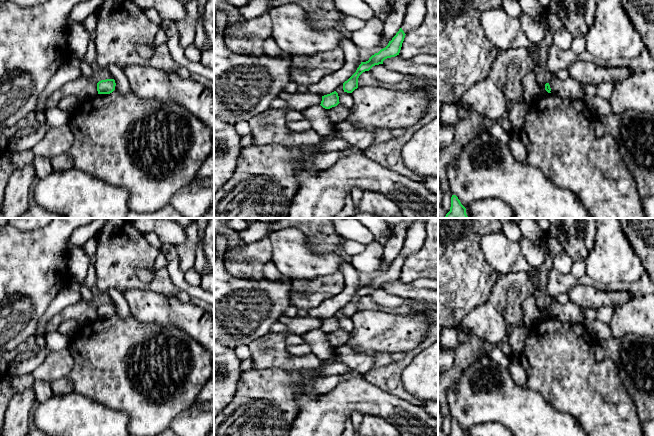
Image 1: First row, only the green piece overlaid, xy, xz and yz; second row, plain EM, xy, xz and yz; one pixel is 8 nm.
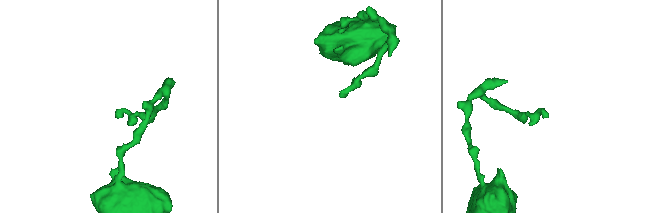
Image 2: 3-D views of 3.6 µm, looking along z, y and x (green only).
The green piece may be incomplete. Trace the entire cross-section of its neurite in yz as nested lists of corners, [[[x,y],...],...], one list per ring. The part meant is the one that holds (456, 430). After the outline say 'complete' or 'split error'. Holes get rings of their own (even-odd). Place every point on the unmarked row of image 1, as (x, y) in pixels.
[[[456,419],[451,421],[451,431],[449,436],[466,436],[466,432],[461,428]]]; complete

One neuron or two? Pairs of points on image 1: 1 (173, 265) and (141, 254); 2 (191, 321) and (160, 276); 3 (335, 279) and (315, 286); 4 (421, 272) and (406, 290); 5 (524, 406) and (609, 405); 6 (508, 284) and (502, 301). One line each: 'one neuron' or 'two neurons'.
1: two neurons
2: two neurons
3: one neuron
4: two neurons
5: two neurons
6: one neuron

